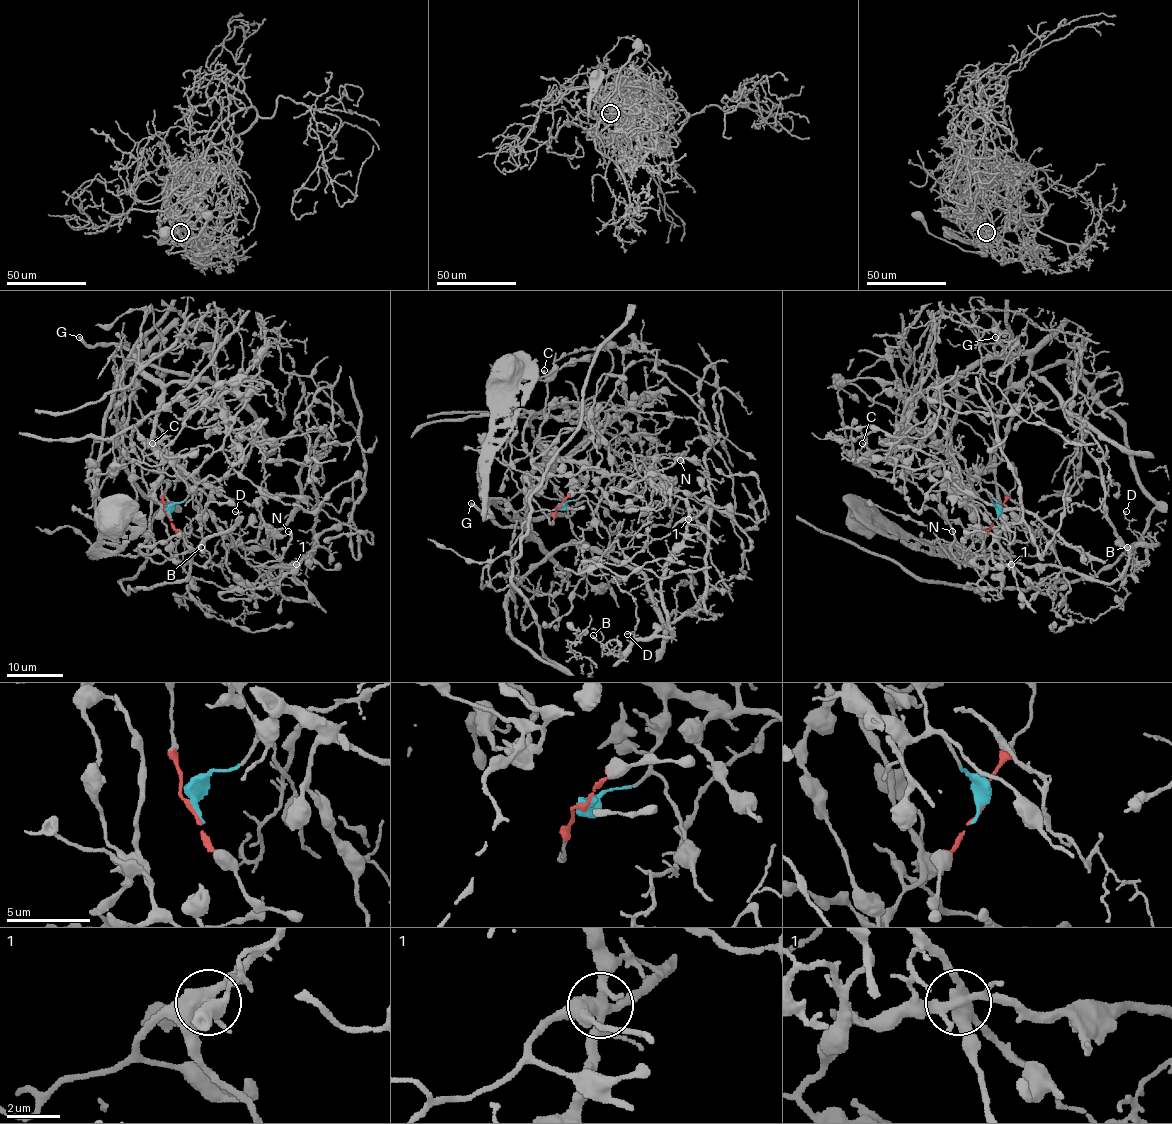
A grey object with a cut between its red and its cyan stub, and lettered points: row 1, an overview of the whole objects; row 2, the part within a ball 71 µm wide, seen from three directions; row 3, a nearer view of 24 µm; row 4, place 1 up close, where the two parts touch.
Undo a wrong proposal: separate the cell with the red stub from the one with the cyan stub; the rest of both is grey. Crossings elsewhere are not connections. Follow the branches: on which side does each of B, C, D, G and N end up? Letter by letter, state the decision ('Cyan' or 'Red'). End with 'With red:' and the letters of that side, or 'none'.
B: Cyan
C: Cyan
D: Cyan
G: Cyan
N: Cyan
With red: none

